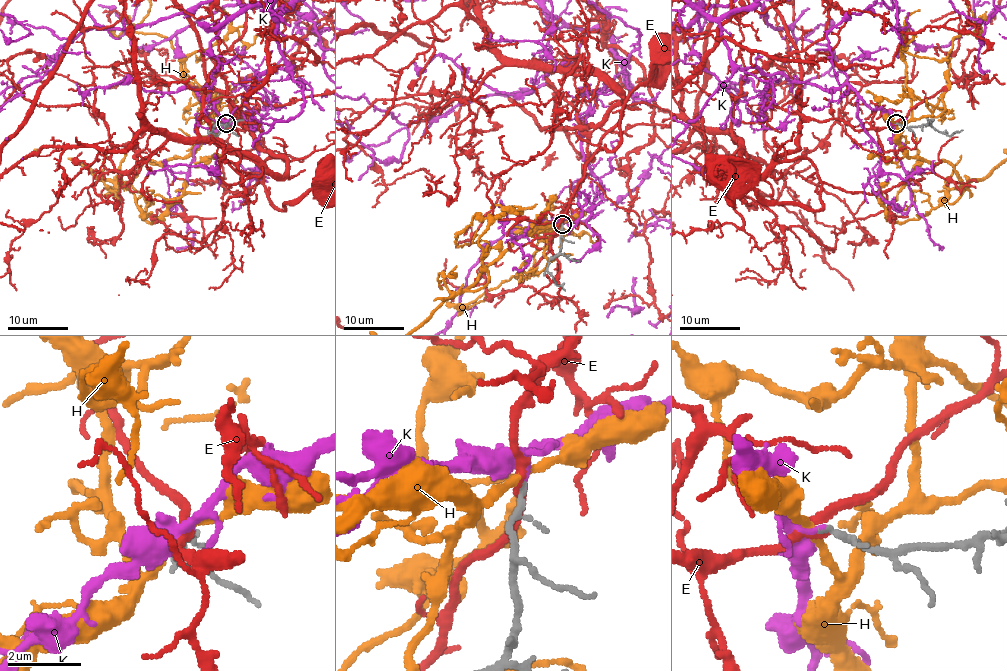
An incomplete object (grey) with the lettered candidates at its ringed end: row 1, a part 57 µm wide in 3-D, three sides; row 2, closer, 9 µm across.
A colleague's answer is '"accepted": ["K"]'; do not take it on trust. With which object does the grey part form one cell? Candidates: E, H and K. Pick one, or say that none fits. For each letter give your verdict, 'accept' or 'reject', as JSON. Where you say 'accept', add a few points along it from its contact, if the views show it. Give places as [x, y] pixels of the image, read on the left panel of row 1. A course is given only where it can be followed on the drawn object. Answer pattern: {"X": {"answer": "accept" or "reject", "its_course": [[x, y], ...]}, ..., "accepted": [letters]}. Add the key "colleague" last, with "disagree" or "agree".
{"E": {"answer": "reject"}, "H": {"answer": "reject"}, "K": {"answer": "accept"}, "accepted": ["K"], "colleague": "agree"}

